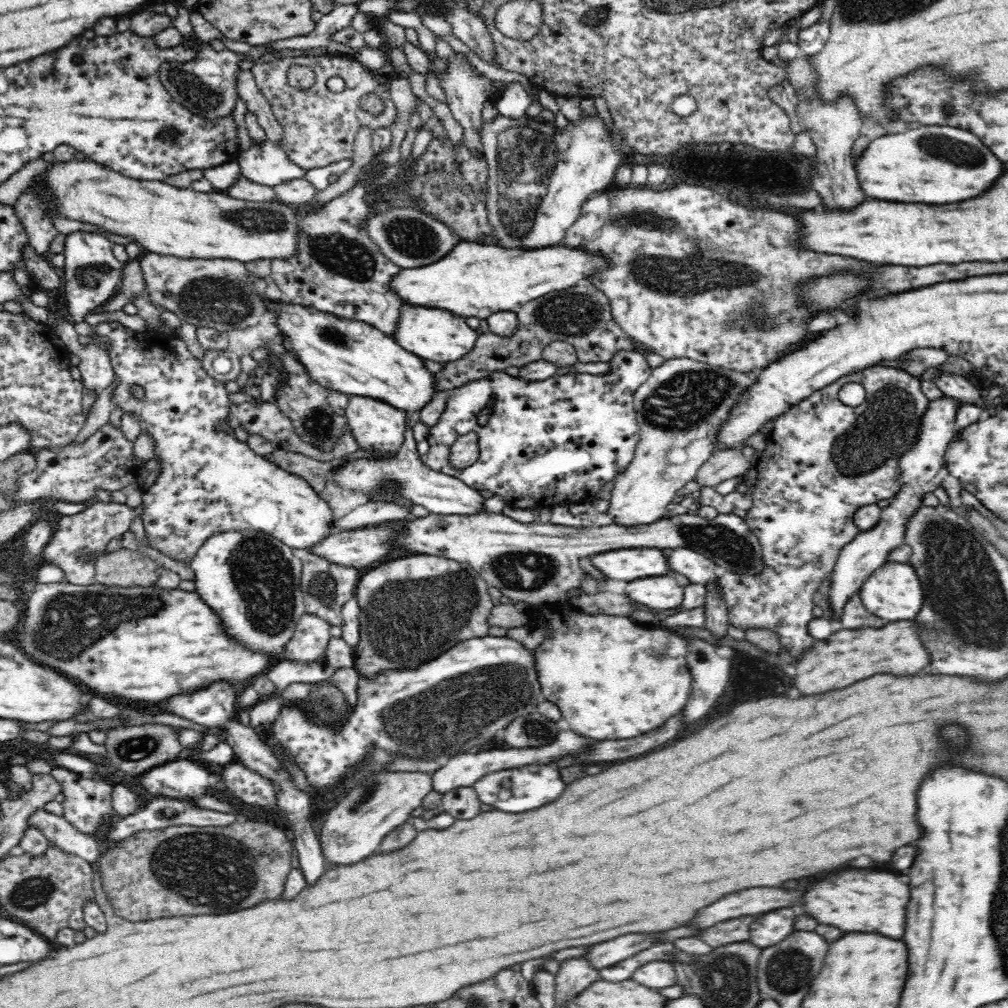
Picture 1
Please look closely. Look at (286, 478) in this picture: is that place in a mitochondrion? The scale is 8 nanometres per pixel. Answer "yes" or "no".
no

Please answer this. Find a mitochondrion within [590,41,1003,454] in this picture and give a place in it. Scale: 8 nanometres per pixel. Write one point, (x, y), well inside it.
(699, 271)

